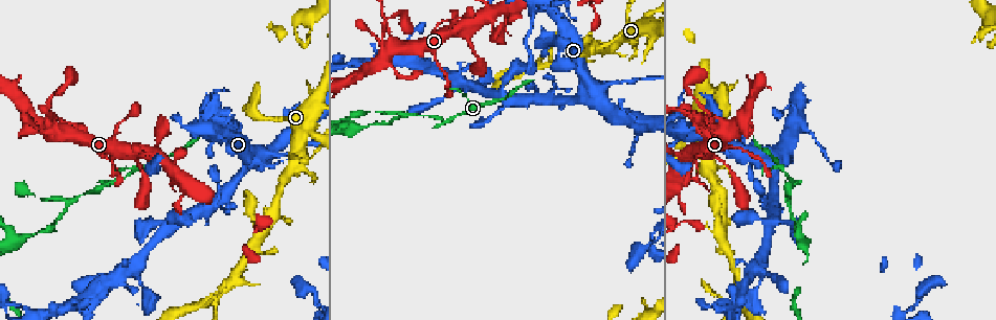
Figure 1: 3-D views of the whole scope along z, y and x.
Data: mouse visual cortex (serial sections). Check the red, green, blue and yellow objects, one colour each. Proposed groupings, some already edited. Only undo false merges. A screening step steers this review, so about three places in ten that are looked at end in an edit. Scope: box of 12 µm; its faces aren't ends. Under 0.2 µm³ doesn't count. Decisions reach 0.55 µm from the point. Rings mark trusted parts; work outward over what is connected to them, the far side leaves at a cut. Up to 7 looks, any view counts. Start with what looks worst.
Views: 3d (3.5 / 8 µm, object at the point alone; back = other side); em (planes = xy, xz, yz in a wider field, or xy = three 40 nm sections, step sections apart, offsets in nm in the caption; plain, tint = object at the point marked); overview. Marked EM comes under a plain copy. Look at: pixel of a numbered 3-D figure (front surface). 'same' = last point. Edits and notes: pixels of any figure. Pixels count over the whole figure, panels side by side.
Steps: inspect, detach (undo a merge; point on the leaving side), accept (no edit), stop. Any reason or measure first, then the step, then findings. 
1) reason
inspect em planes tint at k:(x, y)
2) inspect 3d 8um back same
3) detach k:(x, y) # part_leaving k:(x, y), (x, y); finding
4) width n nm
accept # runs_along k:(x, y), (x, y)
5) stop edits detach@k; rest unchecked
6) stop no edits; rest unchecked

inspect 3d 3.5um at 1:(252, 161)

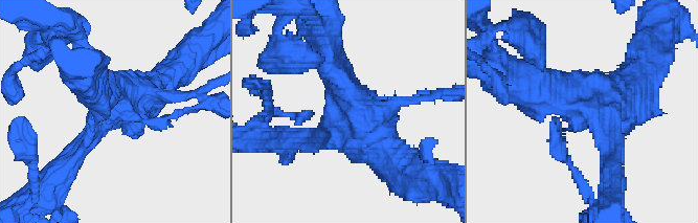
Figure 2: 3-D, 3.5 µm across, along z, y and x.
inspect em xy step 1 tint at 2:(601, 108)

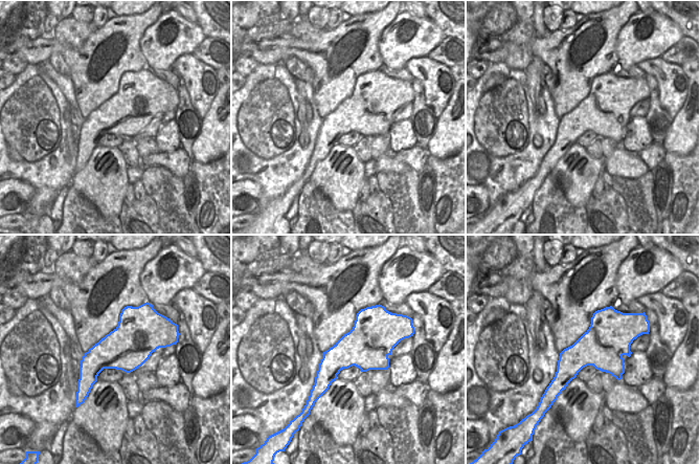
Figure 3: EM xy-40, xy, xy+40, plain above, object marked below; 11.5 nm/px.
cut it another way
inspect em planes tint same

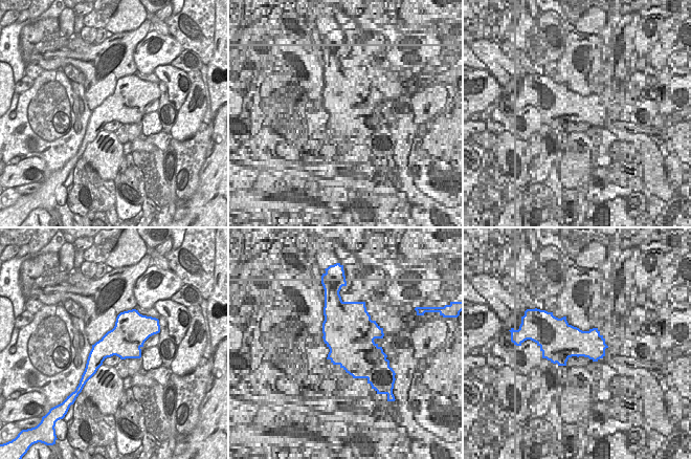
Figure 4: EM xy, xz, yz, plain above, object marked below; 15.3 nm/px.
width 550 nm
accept # runs_along 2:(526, 90), (604, 109), (612, 145); one cell here

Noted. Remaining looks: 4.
calibre changes
inspect 3d 3.5um at 1:(726, 130)

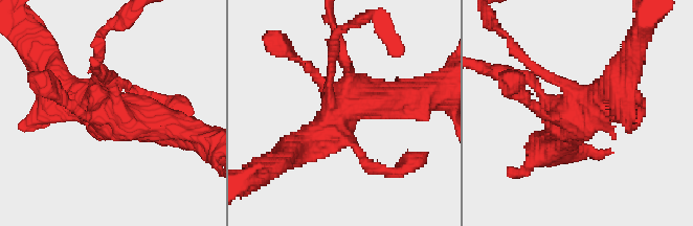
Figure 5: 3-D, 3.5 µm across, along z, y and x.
need the tissue
inspect em xy step 1 tint at 5:(575, 109)

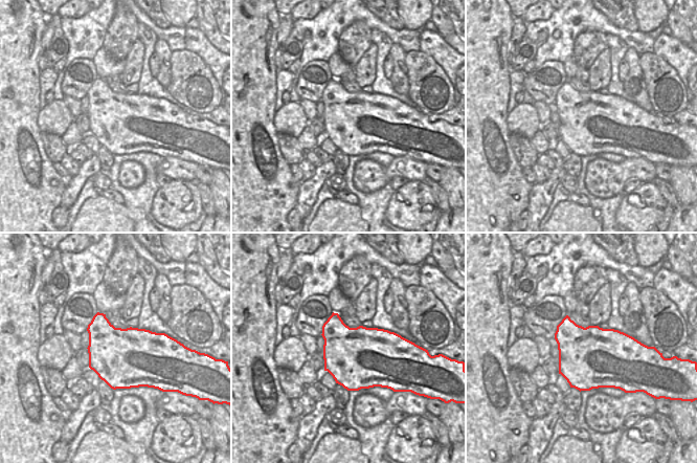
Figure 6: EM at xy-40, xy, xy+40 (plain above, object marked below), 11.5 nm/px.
cut it another way
inspect em xy step 2 tint same

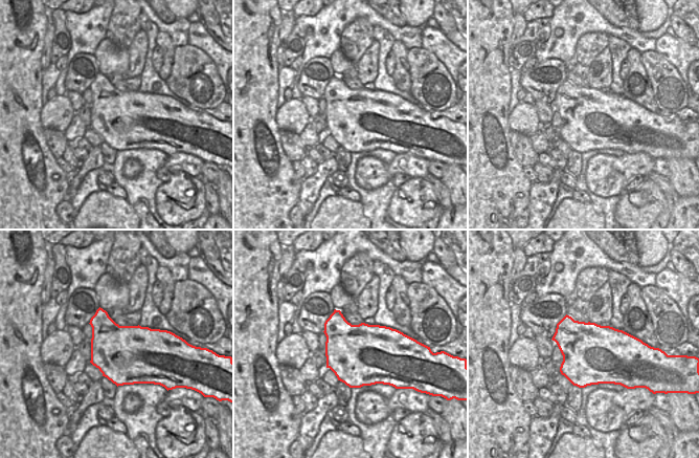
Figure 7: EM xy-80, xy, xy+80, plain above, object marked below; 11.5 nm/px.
accept # runs_along 5:(410, 98), (345, 107), (297, 147); continuous, no second cell

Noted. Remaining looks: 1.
stop no edits; rest unchecked

